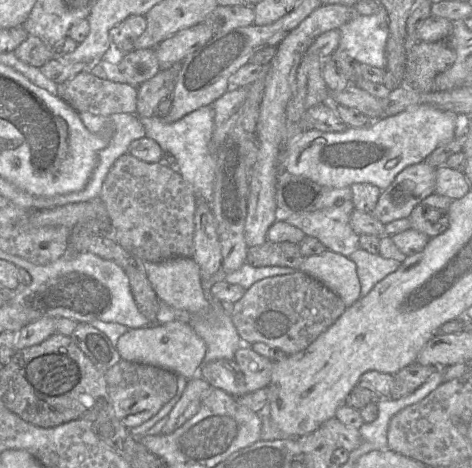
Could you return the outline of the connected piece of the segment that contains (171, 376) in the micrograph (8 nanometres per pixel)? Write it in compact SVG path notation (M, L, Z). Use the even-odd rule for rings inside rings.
M122 360L105 372L107 391L119 421L128 429L146 422L177 392L177 374L151 365Z

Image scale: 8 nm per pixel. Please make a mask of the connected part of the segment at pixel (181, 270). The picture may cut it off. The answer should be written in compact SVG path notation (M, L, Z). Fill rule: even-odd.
M192 257L146 263L149 282L162 304L192 314L209 306L202 288L200 268Z

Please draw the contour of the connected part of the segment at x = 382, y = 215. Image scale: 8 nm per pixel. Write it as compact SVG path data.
M426 162L408 166L385 190L382 190L371 214L385 225L408 218L421 201L435 193L435 185L435 168Z

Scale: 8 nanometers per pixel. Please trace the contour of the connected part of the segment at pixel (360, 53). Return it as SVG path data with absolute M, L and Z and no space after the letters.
M383 6L372 15L357 14L340 28L338 48L358 63L386 67L385 46L388 38L388 15Z

